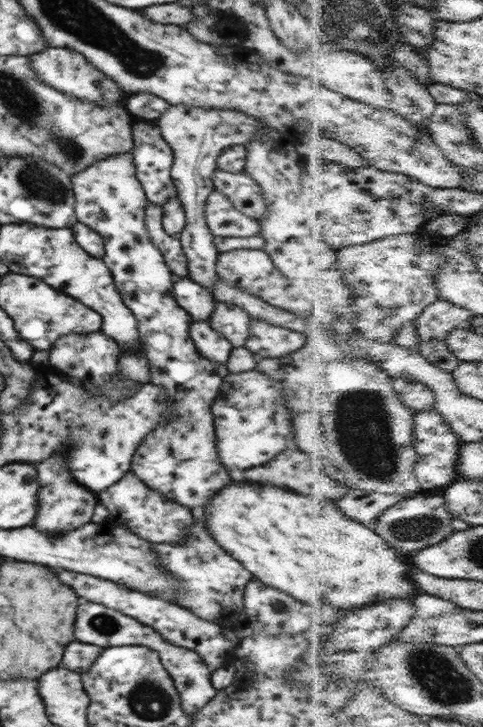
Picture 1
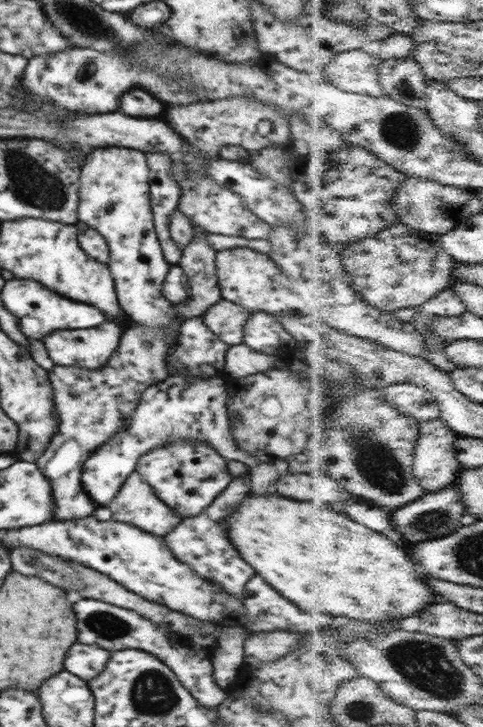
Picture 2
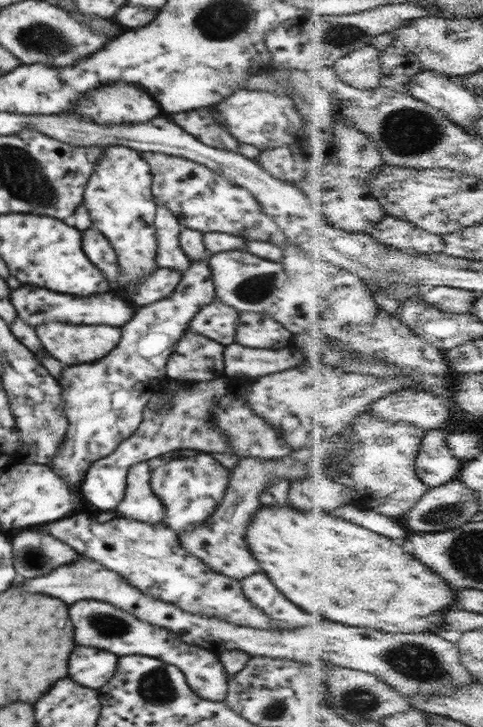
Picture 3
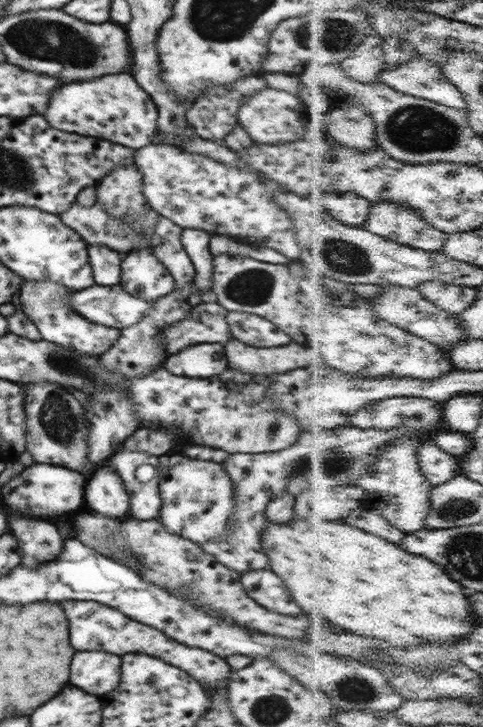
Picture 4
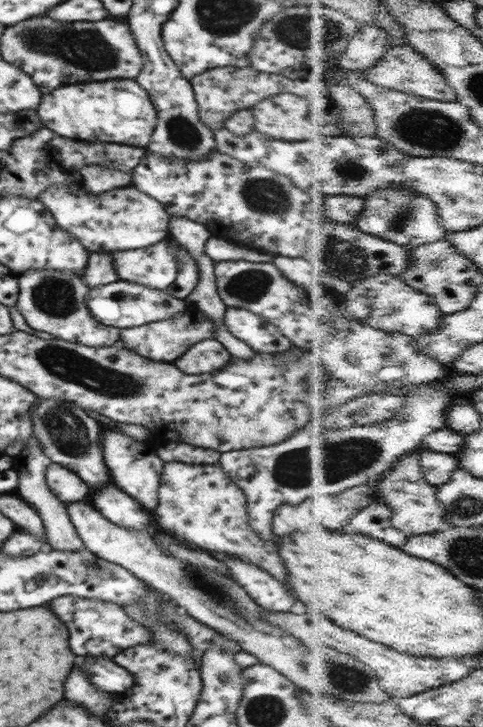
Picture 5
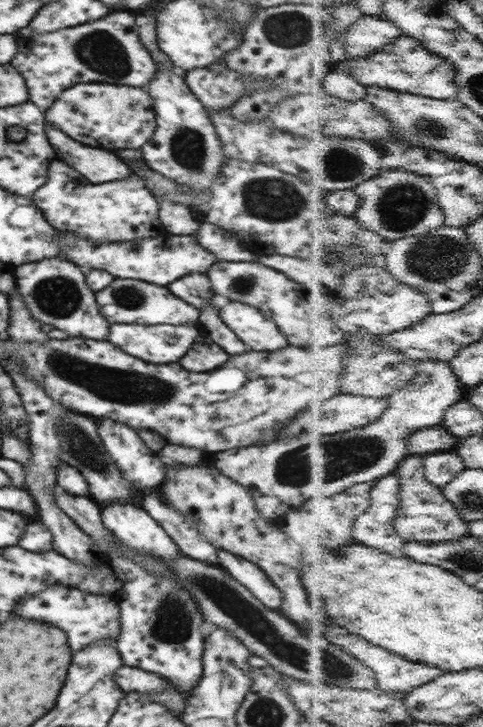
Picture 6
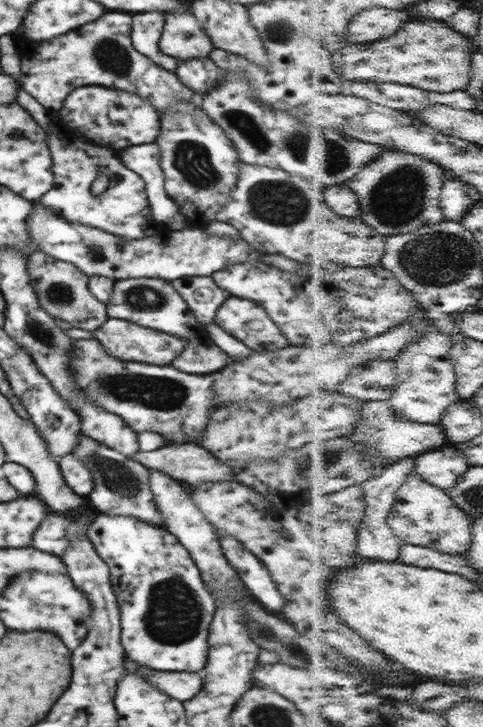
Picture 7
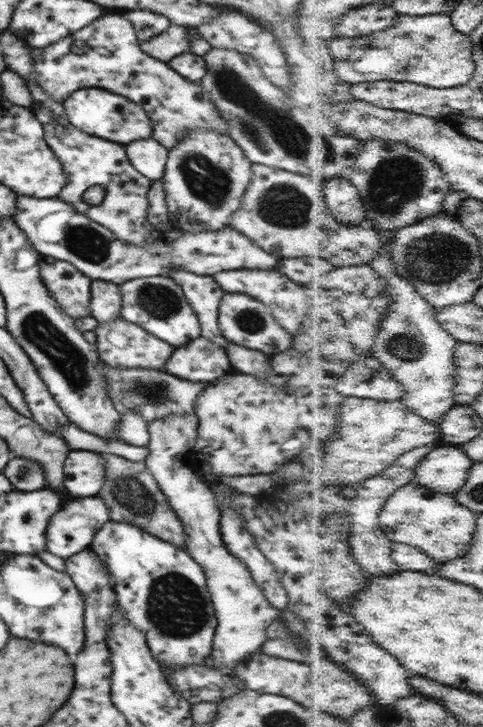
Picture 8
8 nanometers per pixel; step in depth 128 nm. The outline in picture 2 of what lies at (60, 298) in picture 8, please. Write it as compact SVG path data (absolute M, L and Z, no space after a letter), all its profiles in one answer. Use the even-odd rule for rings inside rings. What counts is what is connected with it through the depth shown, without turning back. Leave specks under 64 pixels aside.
M106 320L97 327L54 330L44 336L44 346L54 364L65 367L82 367L88 369L102 369L116 347L120 344L121 330L118 323Z

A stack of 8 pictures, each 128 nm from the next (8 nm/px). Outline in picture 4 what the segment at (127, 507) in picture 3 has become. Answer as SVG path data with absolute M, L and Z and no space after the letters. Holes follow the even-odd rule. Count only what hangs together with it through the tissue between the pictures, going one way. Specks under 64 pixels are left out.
M118 448L112 453L107 462L116 470L116 474L122 478L125 489L130 497L130 516L134 519L152 520L160 514L162 500L158 490L160 482L159 456L150 455L148 452L132 451L132 449ZM140 466L152 466L154 476L146 482L138 478Z

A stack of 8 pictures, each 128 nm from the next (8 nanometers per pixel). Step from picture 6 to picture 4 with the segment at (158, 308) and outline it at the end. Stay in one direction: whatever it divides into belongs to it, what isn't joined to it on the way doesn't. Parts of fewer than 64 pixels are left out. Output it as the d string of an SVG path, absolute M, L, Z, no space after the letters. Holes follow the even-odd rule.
M92 285L86 289L75 291L70 296L70 307L76 313L82 315L93 323L100 323L102 326L110 328L124 329L136 324L154 308L156 300L146 301L142 297L130 295L122 285L102 286Z

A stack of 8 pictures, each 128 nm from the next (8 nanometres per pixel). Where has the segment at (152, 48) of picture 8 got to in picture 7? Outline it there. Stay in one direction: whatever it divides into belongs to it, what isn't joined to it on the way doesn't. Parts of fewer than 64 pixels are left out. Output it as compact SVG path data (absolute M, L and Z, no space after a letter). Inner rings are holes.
M191 10L182 12L166 12L164 28L158 43L162 54L178 60L188 60L196 57L210 57L214 48L202 24Z

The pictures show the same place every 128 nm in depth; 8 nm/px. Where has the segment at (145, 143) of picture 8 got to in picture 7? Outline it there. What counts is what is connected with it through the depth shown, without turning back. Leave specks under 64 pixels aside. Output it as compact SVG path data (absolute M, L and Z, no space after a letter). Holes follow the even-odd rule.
M154 143L121 150L122 163L144 180L154 220L167 225L171 230L184 229L189 226L186 217L180 215L179 207L164 188L165 177L160 167L160 156L160 148Z

